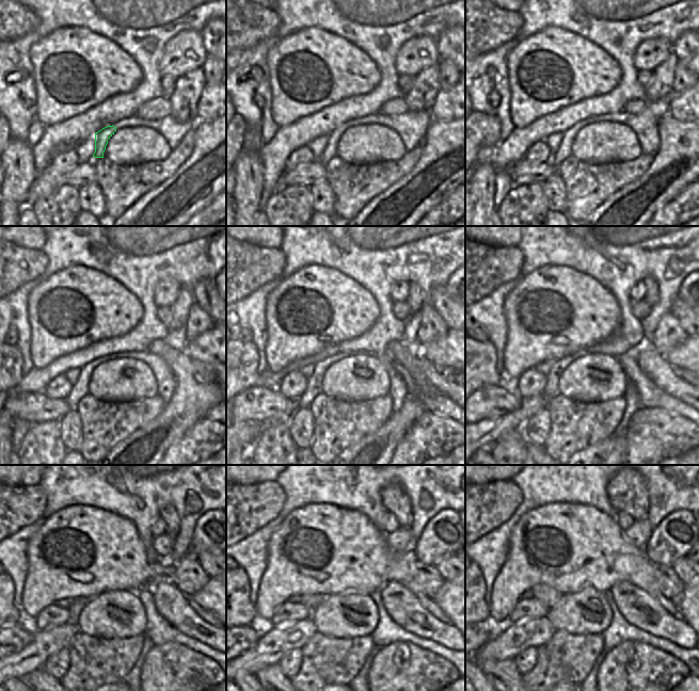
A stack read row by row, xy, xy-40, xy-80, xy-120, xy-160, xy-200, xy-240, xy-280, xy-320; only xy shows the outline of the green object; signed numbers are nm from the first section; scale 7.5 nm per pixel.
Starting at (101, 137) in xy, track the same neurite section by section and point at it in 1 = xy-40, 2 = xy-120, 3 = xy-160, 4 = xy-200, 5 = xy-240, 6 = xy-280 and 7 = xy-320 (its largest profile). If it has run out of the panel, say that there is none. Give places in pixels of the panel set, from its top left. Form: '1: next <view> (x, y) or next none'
1: next xy-40 (330, 150)
2: next xy-120 (80, 388)
3: next xy-160 (314, 383)
4: next xy-200 (551, 389)
5: next xy-240 (76, 605)
6: next xy-280 (311, 601)
7: next xy-320 (547, 595)

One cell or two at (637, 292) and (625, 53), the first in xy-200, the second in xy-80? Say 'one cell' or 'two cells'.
two cells

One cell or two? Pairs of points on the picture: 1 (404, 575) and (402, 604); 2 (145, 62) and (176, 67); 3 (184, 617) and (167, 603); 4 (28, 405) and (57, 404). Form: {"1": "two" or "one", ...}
{"1": "two", "2": "two", "3": "one", "4": "one"}

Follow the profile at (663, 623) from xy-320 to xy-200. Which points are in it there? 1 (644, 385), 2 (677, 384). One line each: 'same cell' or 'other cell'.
1: other cell
2: same cell

